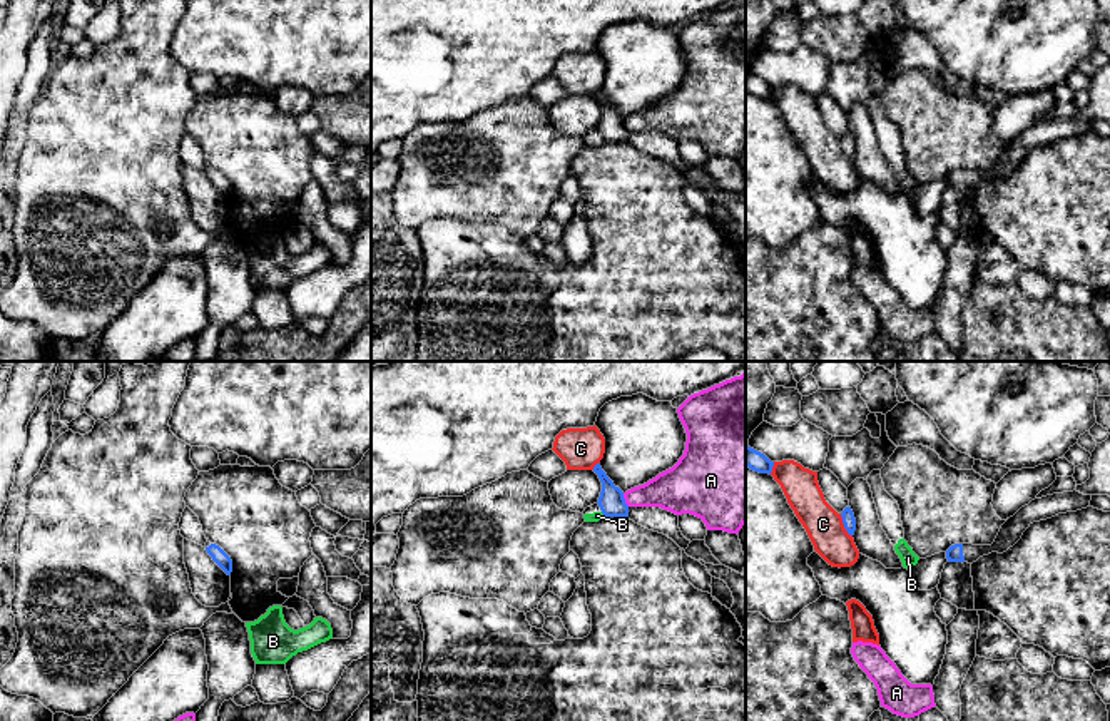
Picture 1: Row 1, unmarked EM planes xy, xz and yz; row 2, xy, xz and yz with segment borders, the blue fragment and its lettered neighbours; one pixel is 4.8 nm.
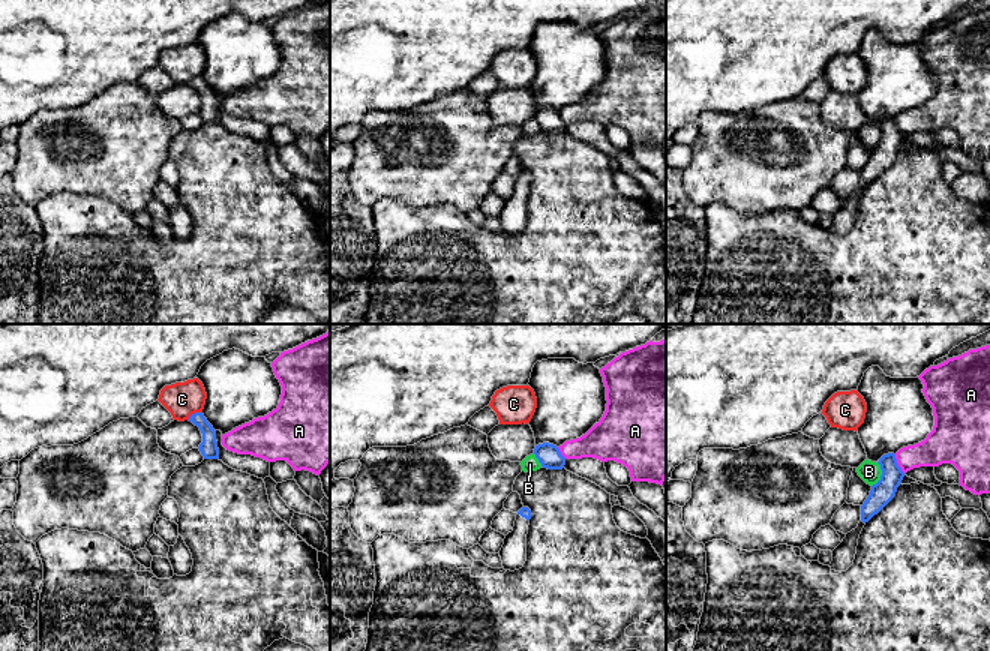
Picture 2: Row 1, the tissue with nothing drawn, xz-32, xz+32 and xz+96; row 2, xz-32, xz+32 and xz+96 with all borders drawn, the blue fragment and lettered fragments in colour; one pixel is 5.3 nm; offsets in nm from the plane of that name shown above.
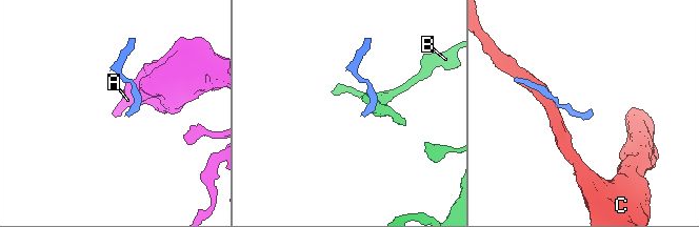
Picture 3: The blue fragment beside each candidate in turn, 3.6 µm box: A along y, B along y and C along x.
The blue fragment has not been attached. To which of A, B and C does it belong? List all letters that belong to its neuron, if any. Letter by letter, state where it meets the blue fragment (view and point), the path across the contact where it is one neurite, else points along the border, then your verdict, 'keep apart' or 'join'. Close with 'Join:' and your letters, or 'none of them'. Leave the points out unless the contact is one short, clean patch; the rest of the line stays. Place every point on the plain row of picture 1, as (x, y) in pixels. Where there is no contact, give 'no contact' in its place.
A: contact xz (624, 126); border xz (622, 119), (629, 131); keep apart
B: contact xz (604, 139); border xz (600, 138), (605, 141); keep apart
C: contact yz (845, 151); keep apart
Join: none of them

